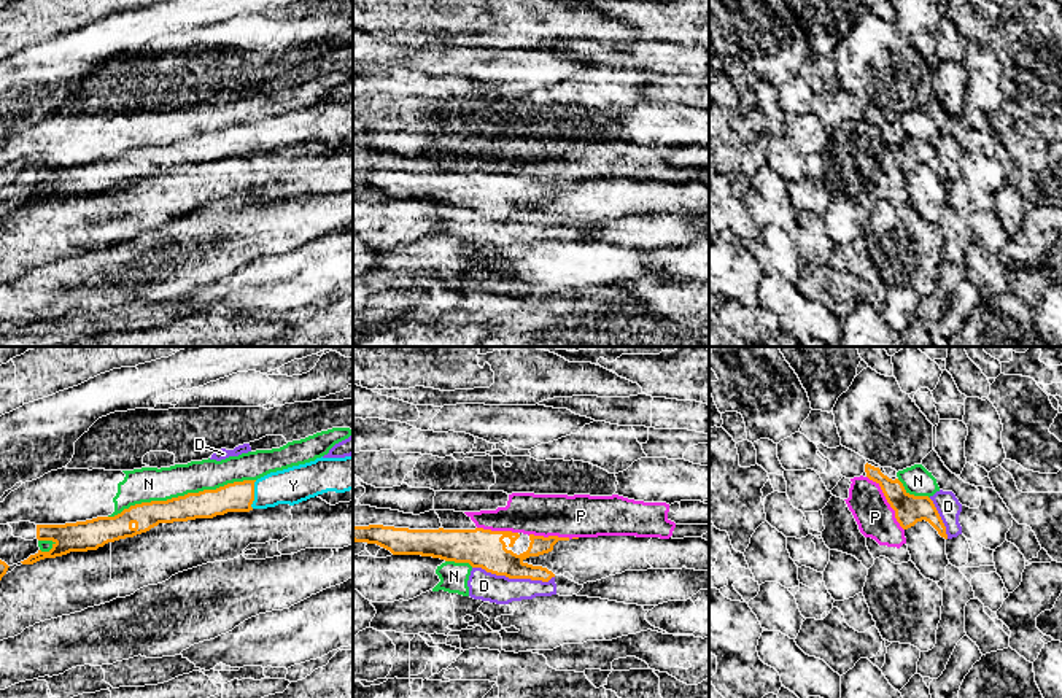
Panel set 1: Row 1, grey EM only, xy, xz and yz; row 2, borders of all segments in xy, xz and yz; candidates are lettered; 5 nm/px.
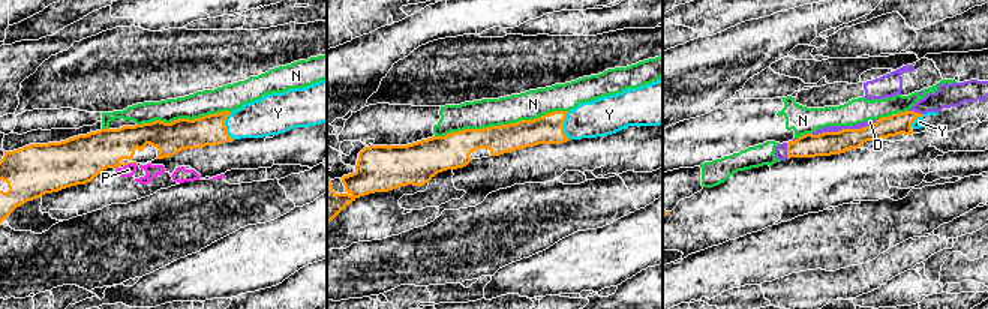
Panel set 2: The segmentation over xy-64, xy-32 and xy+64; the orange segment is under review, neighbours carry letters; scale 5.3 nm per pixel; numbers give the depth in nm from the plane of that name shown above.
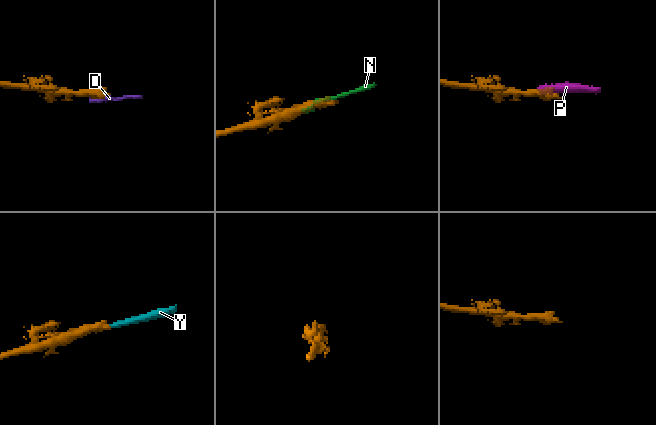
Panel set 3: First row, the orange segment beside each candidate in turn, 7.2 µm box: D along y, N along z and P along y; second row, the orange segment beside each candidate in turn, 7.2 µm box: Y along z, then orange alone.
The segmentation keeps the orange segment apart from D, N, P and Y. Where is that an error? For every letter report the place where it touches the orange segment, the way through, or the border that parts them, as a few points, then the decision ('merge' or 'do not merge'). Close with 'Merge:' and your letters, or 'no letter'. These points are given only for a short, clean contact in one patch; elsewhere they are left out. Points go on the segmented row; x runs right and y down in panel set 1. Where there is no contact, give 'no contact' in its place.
D: xz (514, 577) | do not merge
N: xy (182, 496) | do not merge
P: yz (887, 501) | do not merge
Y: xy (253, 495) | across xy (237, 496), (253, 495), (293, 485) | merge
Merge: Y

